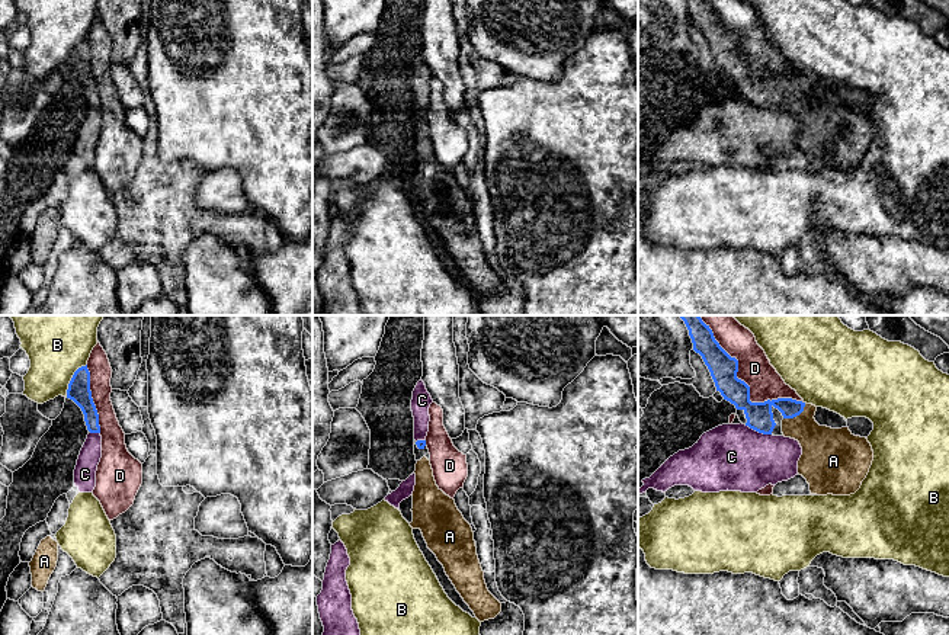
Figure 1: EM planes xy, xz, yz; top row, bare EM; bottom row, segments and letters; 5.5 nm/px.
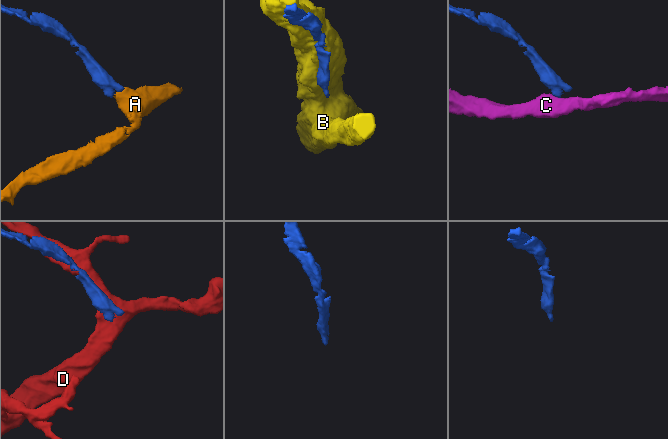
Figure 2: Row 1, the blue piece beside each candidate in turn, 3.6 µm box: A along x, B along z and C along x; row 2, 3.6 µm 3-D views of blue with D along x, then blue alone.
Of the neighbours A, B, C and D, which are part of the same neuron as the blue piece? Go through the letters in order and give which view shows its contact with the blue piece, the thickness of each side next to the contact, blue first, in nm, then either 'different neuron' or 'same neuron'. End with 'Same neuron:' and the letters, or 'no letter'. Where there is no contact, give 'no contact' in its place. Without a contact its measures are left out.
A: contact in yz; calibres 150 and 260 nm; same neuron
B: contact in xy; calibres 130 and 300 nm; different neuron
C: contact in yz; calibres 150 and 360 nm; different neuron
D: contact in yz; calibres 150 and 180 nm; different neuron
Same neuron: A

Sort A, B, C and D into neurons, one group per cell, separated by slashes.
A / B / C / D

